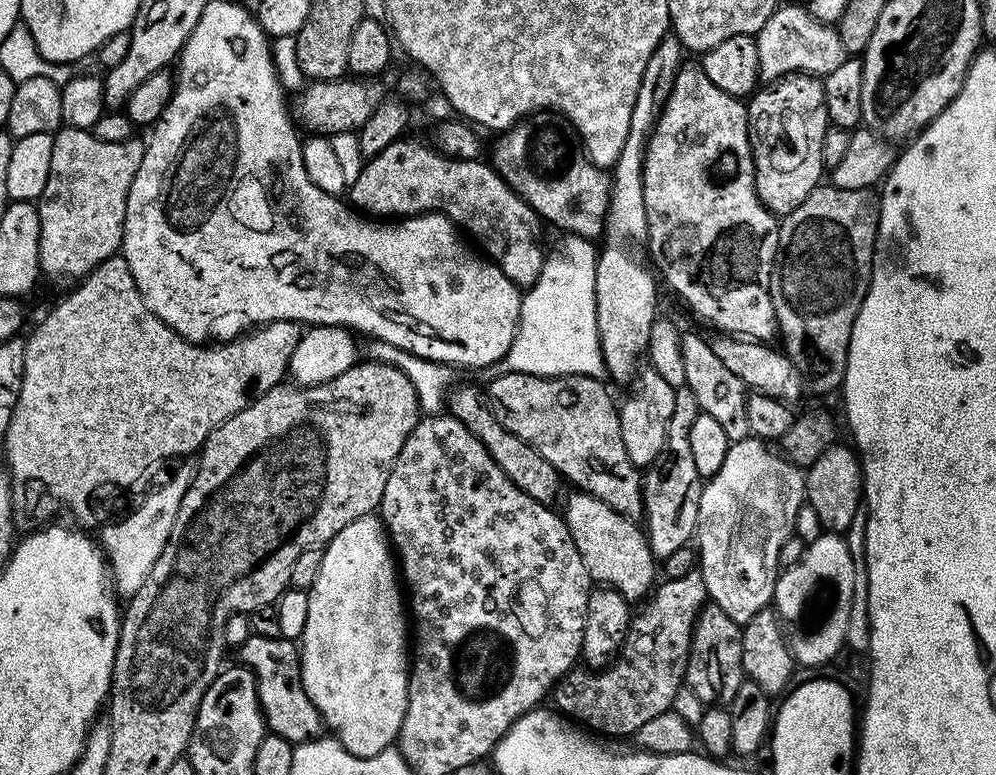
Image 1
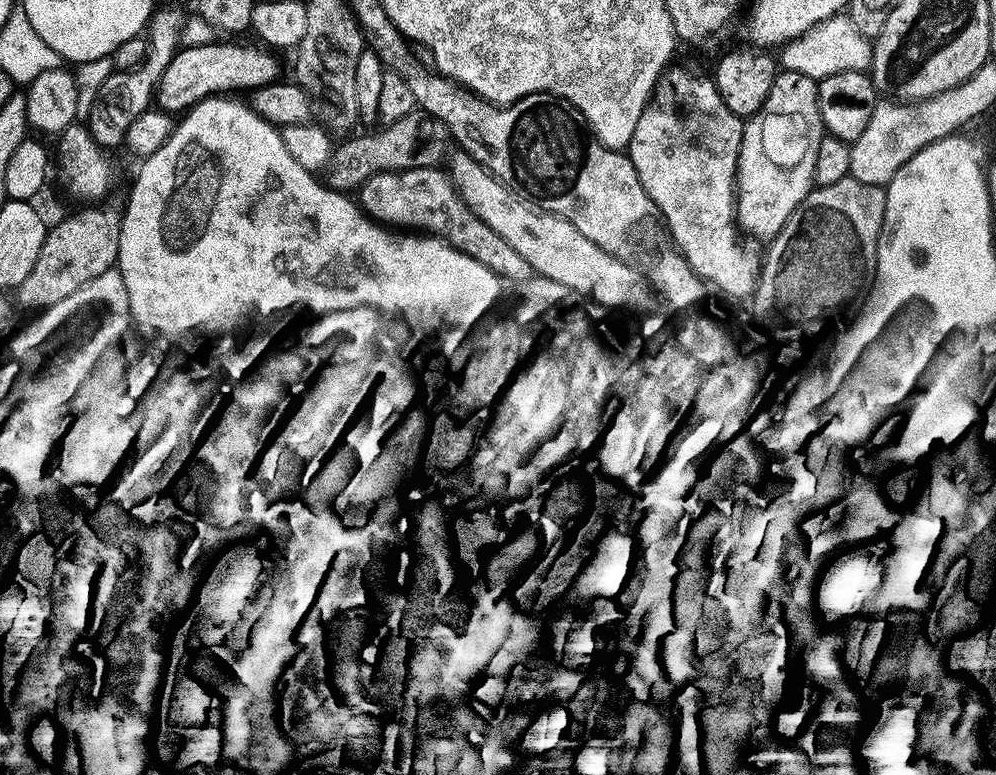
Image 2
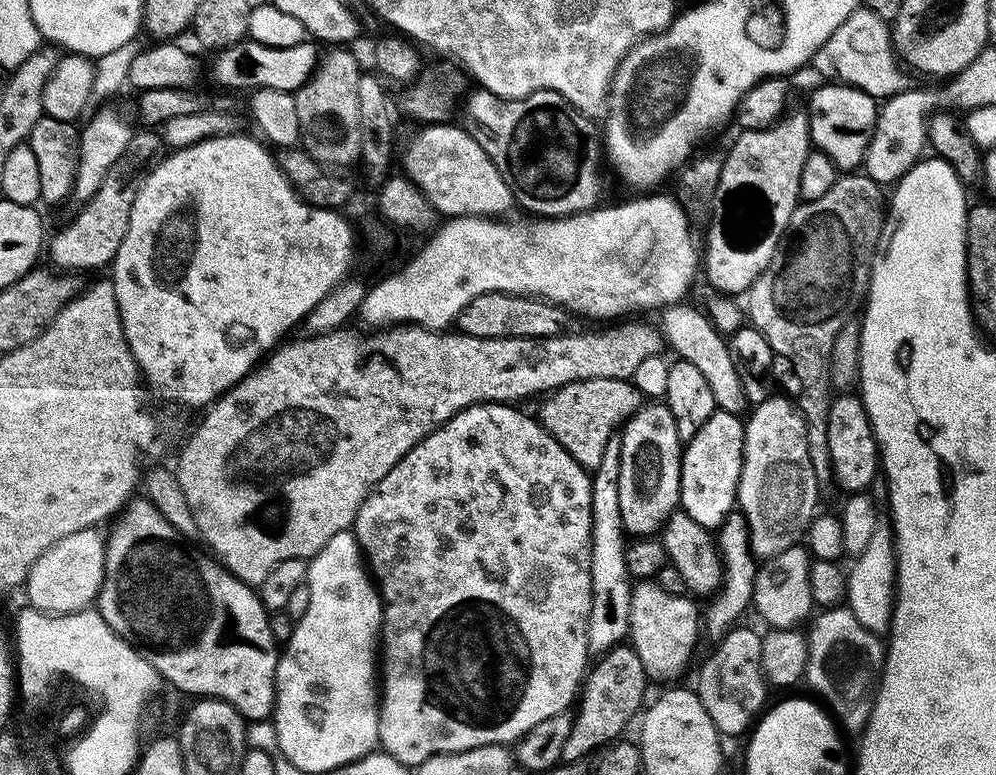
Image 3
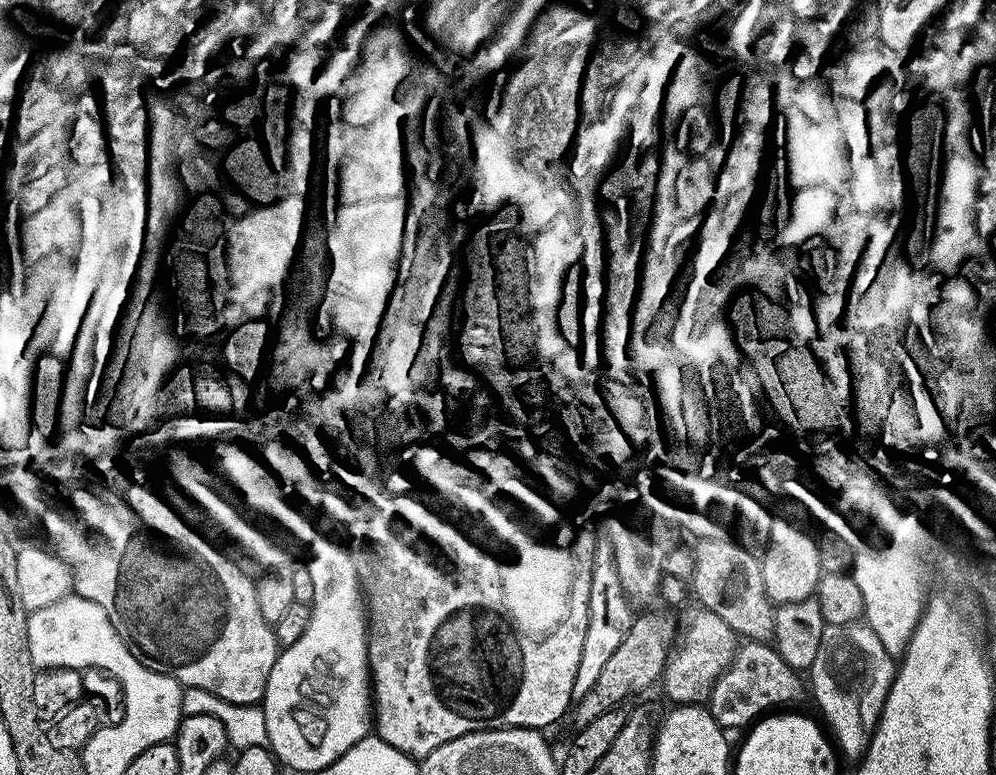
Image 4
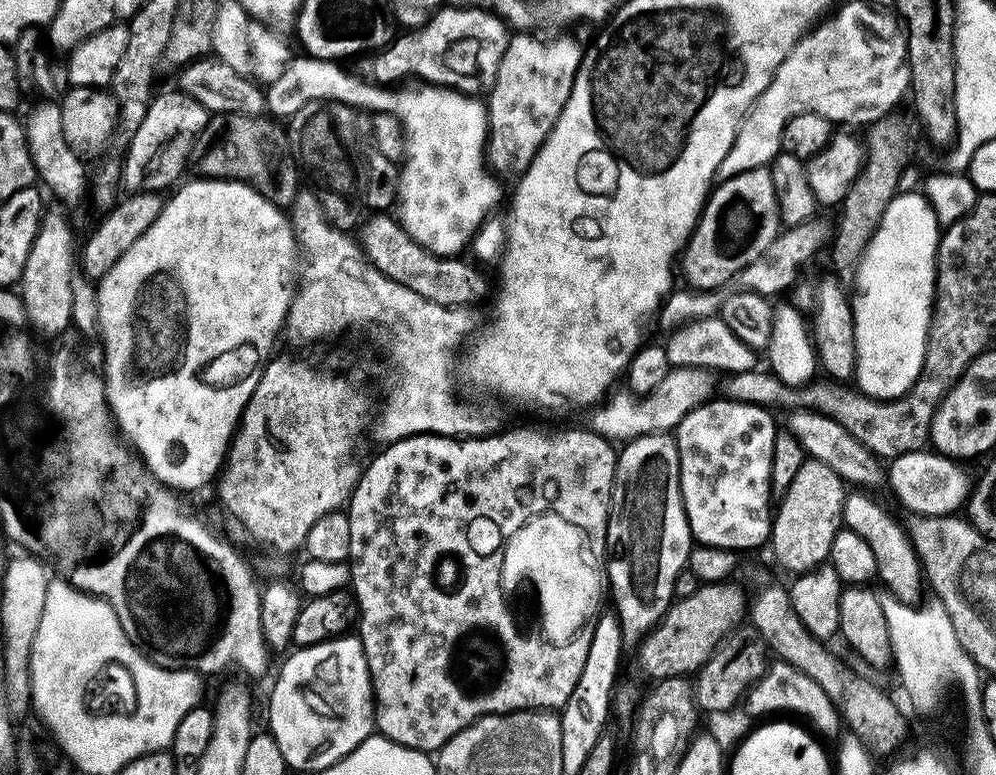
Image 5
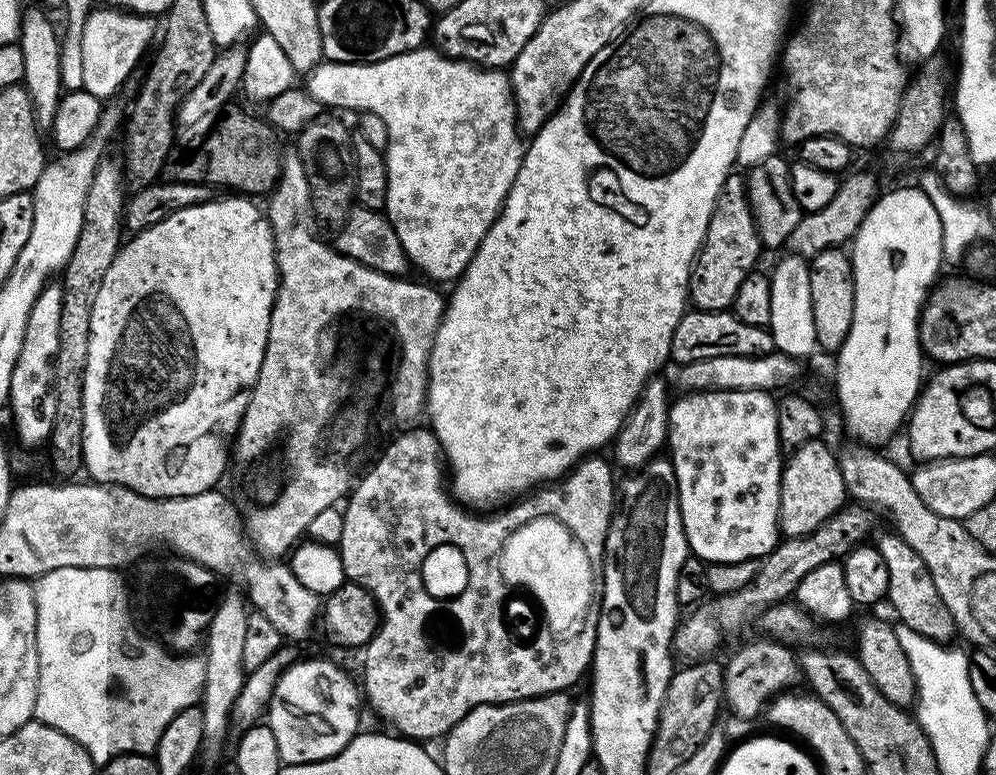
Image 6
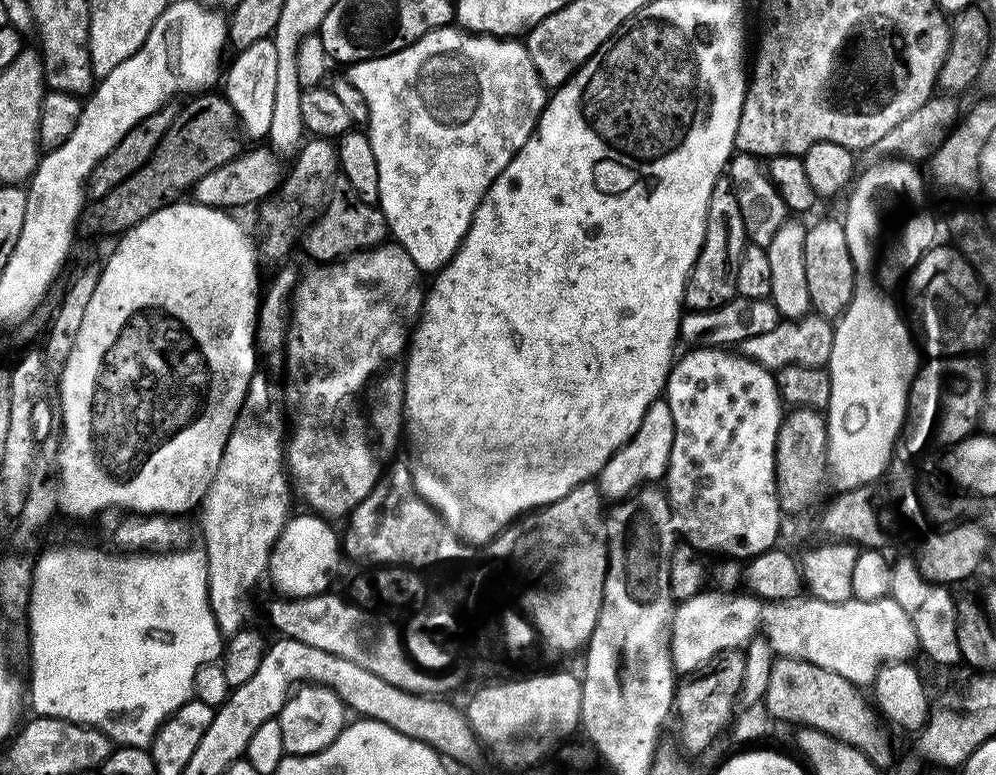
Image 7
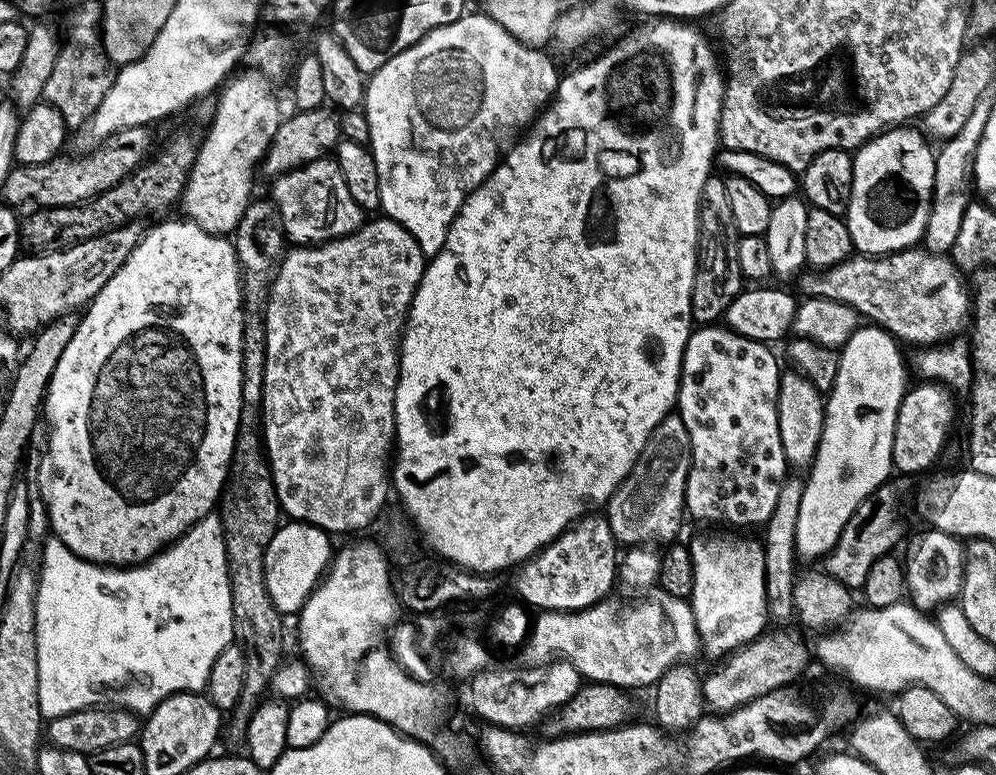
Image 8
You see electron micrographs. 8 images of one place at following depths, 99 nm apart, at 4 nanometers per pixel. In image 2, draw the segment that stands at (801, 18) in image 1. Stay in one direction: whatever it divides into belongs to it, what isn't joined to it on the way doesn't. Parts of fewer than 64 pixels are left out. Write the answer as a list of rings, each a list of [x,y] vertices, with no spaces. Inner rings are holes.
[[[837,14],[818,22],[801,36],[795,36],[778,52],[778,64],[781,69],[806,74],[817,82],[825,80],[830,74],[842,74],[846,70],[859,72],[872,67],[873,41],[863,36],[854,26],[847,14]]]

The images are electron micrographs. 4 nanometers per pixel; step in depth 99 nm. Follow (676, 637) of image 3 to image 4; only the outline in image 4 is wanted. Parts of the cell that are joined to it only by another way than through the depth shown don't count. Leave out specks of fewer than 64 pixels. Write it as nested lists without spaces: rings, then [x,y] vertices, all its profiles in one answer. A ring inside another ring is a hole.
[[[693,606],[684,617],[678,620],[678,643],[669,655],[664,668],[662,685],[673,705],[703,705],[709,699],[716,679],[732,665],[738,647],[738,635],[718,618],[711,608]]]

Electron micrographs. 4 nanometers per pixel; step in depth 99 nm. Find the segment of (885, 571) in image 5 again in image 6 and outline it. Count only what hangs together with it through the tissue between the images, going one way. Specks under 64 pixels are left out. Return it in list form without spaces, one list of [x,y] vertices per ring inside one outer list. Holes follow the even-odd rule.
[[[892,532],[877,541],[876,547],[882,554],[882,558],[886,558],[890,575],[890,586],[886,598],[896,610],[899,616],[897,619],[916,633],[932,635],[936,638],[943,637],[943,632],[948,630],[950,632],[954,626],[952,616],[938,598],[937,587],[934,586],[933,578],[926,570],[920,556],[899,535]]]

